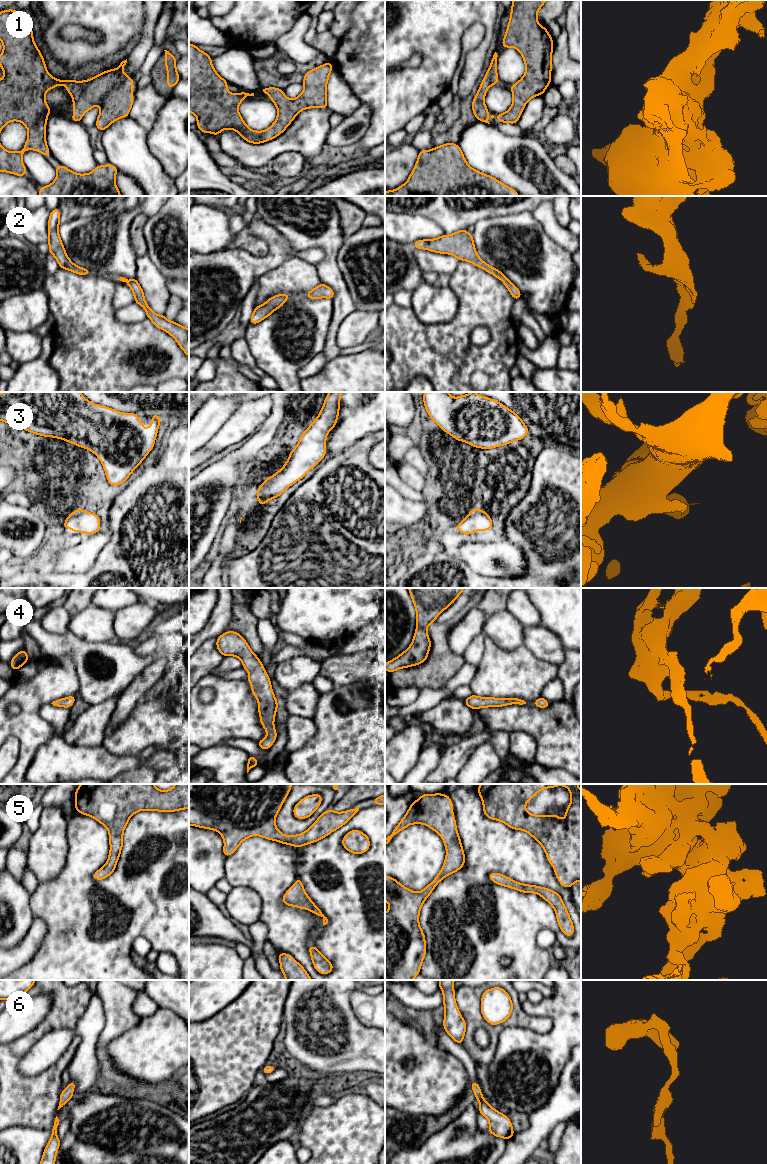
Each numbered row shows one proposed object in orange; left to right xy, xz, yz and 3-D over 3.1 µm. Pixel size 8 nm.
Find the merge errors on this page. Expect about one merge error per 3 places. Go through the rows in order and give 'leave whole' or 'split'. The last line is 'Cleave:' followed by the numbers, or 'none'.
1: leave whole
2: leave whole
3: leave whole
4: leave whole
5: leave whole
6: leave whole
Cleave: none

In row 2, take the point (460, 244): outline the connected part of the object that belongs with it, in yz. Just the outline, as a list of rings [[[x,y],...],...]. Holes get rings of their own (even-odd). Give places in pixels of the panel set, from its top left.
[[[465,229],[459,230],[451,235],[442,235],[435,239],[415,241],[413,247],[435,253],[450,254],[455,256],[459,261],[471,262],[500,279],[515,300],[521,298],[522,294],[519,289],[501,271],[488,265],[478,256],[473,242],[473,235]]]

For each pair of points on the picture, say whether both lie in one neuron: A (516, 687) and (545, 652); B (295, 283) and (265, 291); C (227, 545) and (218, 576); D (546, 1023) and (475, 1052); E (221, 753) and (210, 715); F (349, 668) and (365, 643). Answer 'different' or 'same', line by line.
A: different
B: same
C: same
D: same
E: different
F: different

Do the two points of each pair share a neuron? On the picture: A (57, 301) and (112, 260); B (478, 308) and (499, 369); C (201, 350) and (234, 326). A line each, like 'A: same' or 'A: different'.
A: different
B: same
C: same

